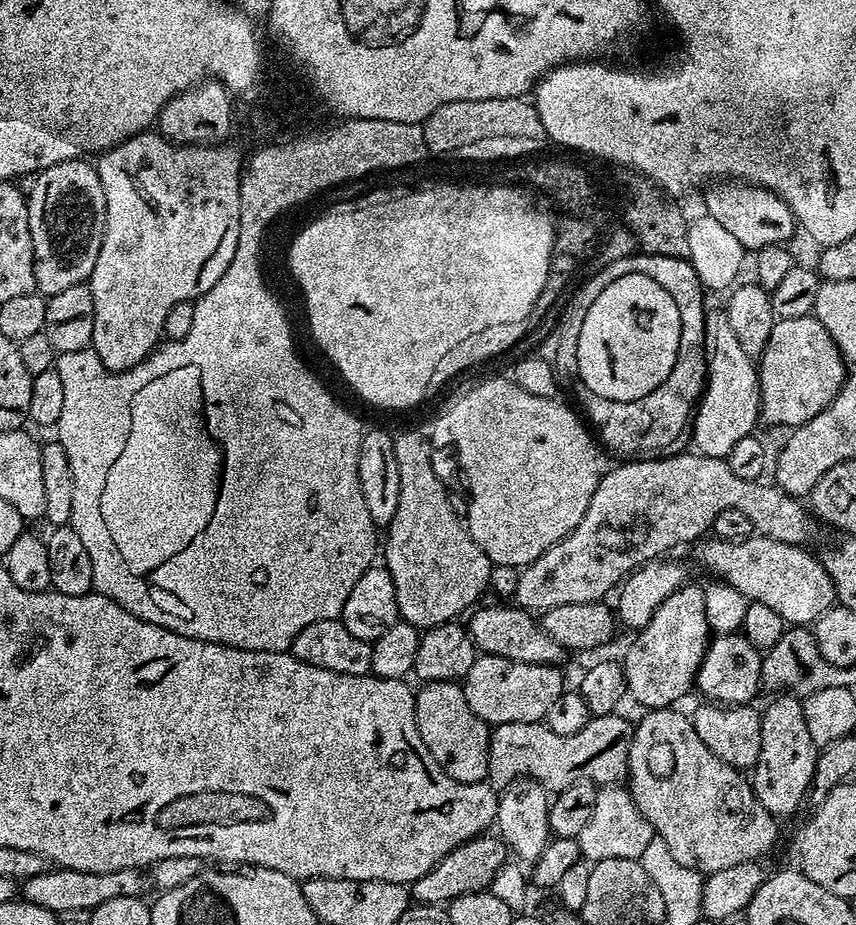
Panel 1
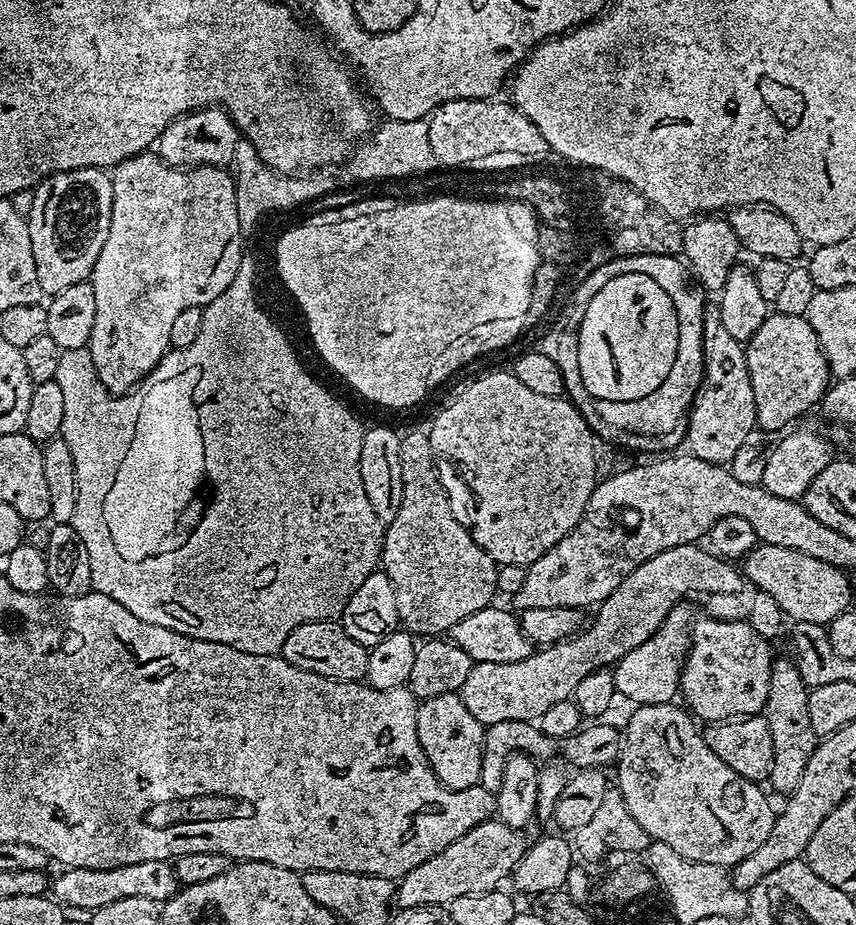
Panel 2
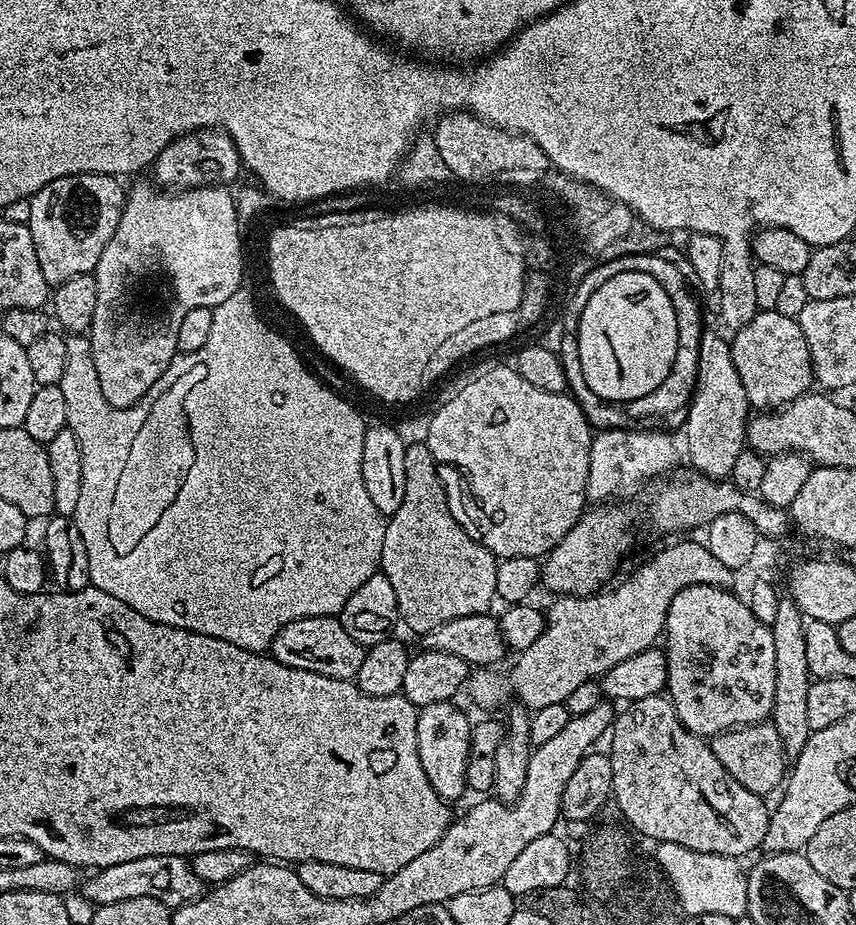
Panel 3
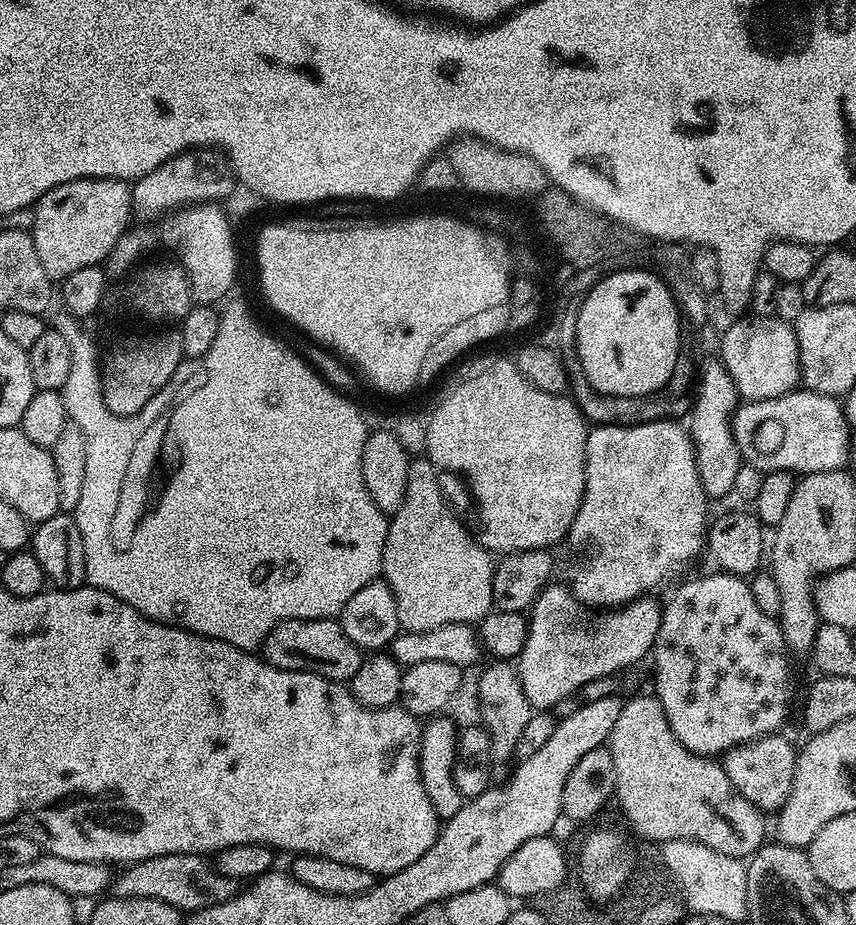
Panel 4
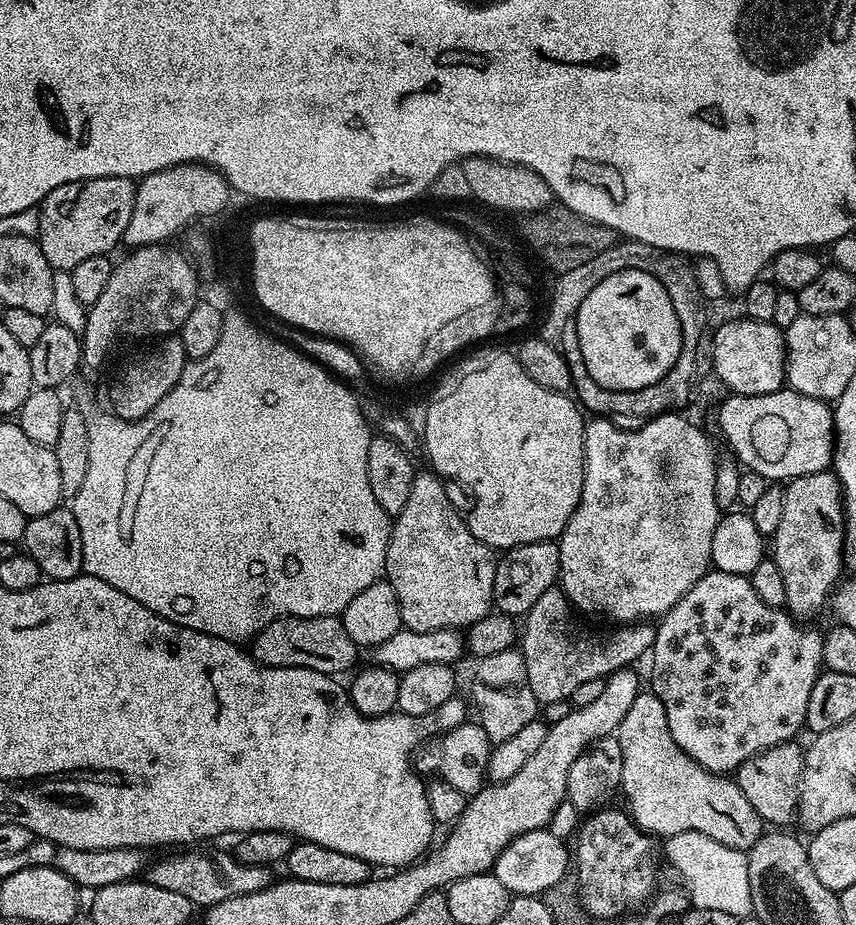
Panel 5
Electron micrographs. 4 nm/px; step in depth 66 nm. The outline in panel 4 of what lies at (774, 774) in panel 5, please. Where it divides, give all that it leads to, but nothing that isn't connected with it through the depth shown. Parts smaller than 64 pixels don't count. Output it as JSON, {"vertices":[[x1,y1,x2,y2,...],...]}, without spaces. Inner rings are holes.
{"vertices":[[773,734,731,748,722,757,722,767,726,778,730,778,734,790,738,790,742,798,749,800,761,812,772,814,784,805,790,794,796,773,797,755,797,749,792,749,791,742,784,734]]}

